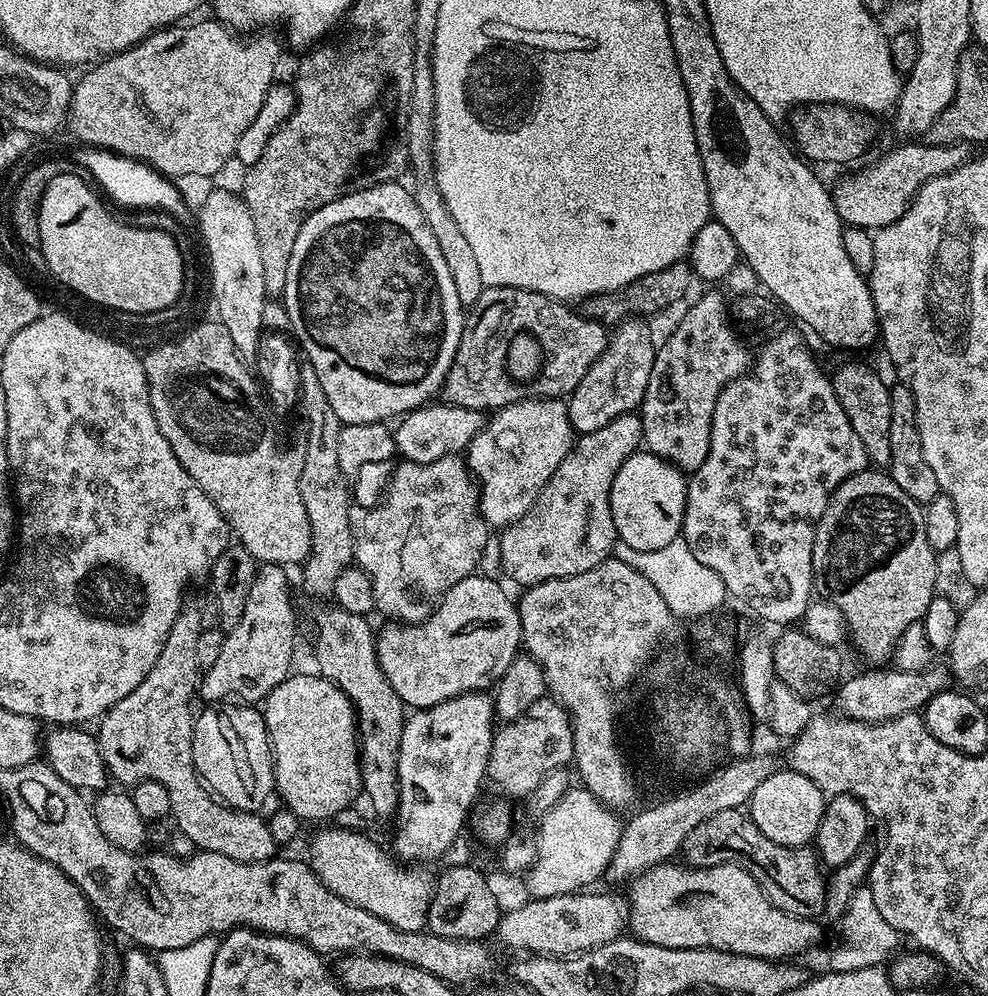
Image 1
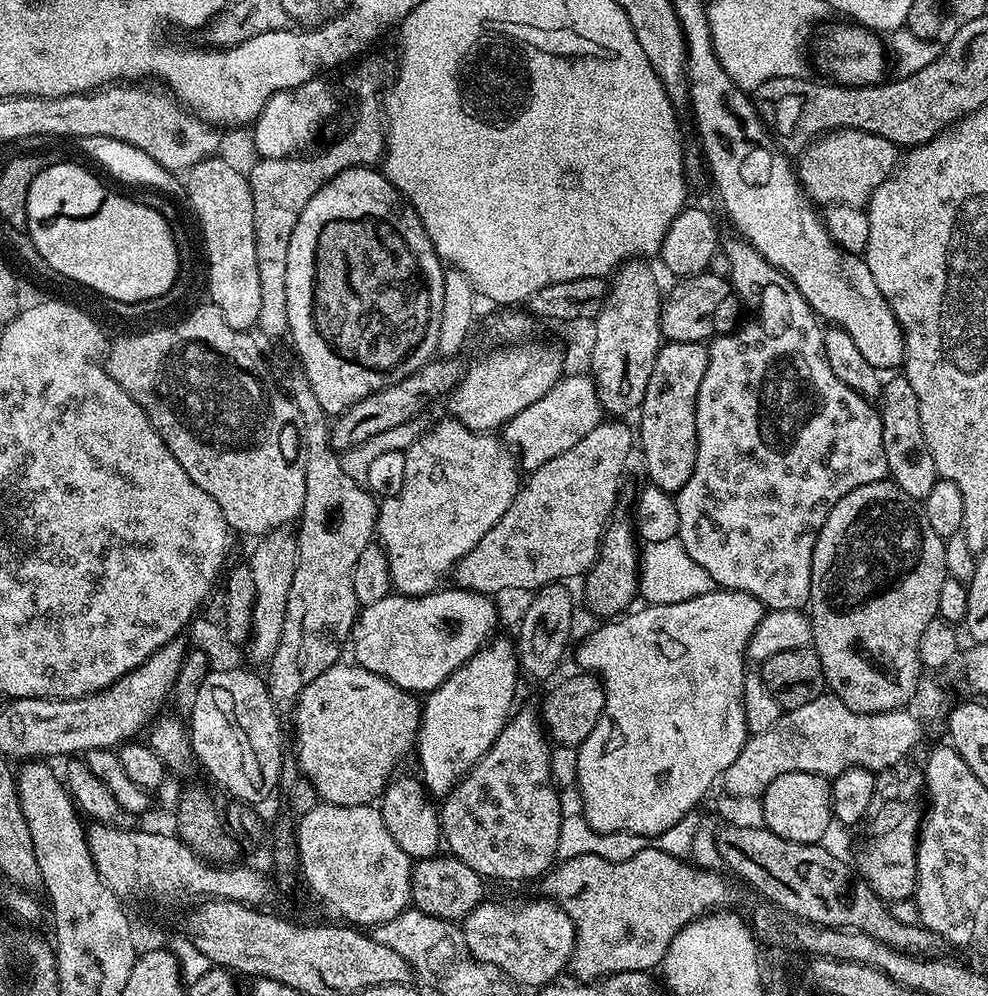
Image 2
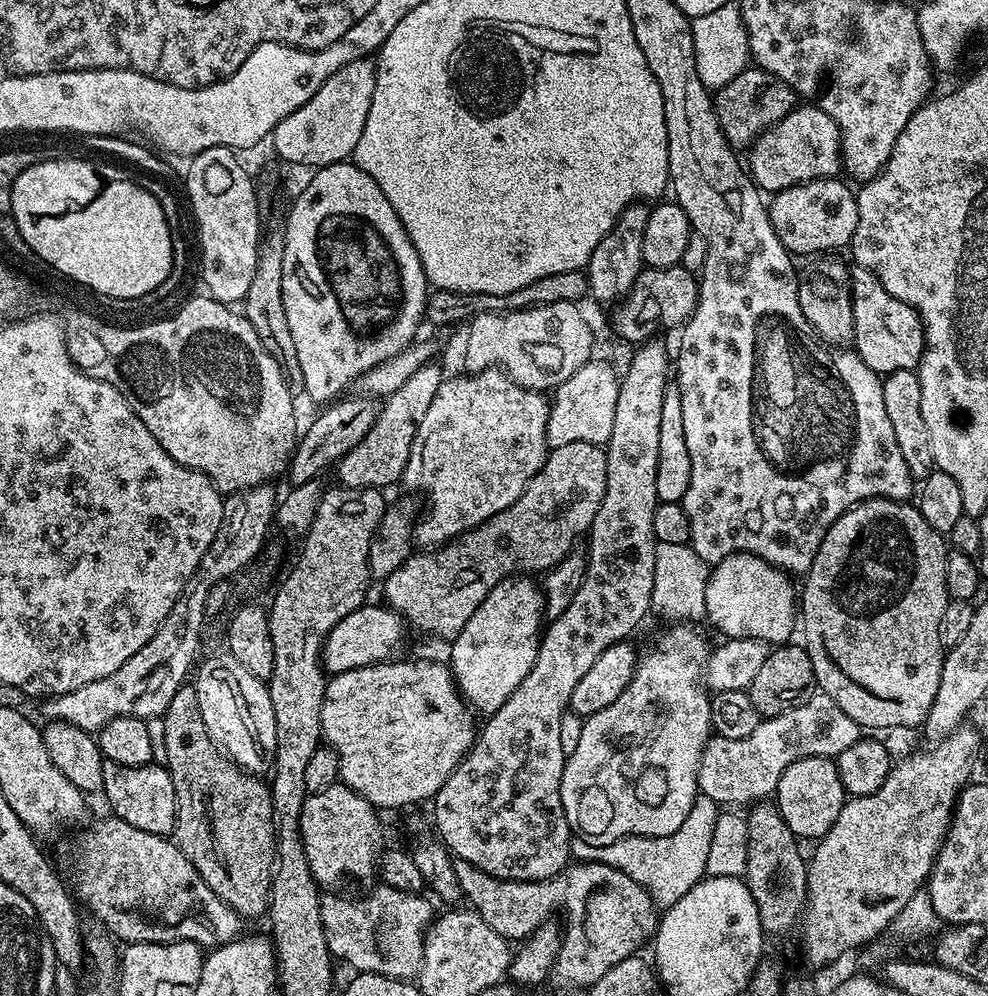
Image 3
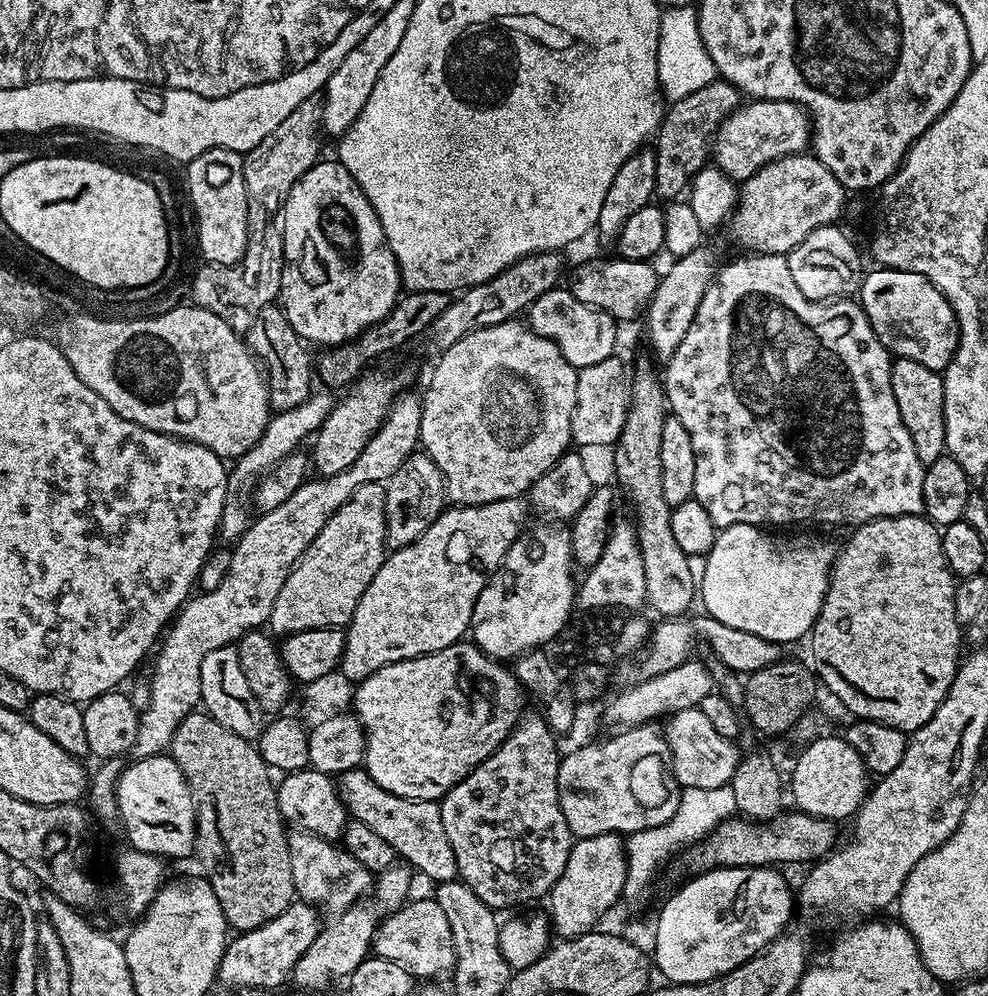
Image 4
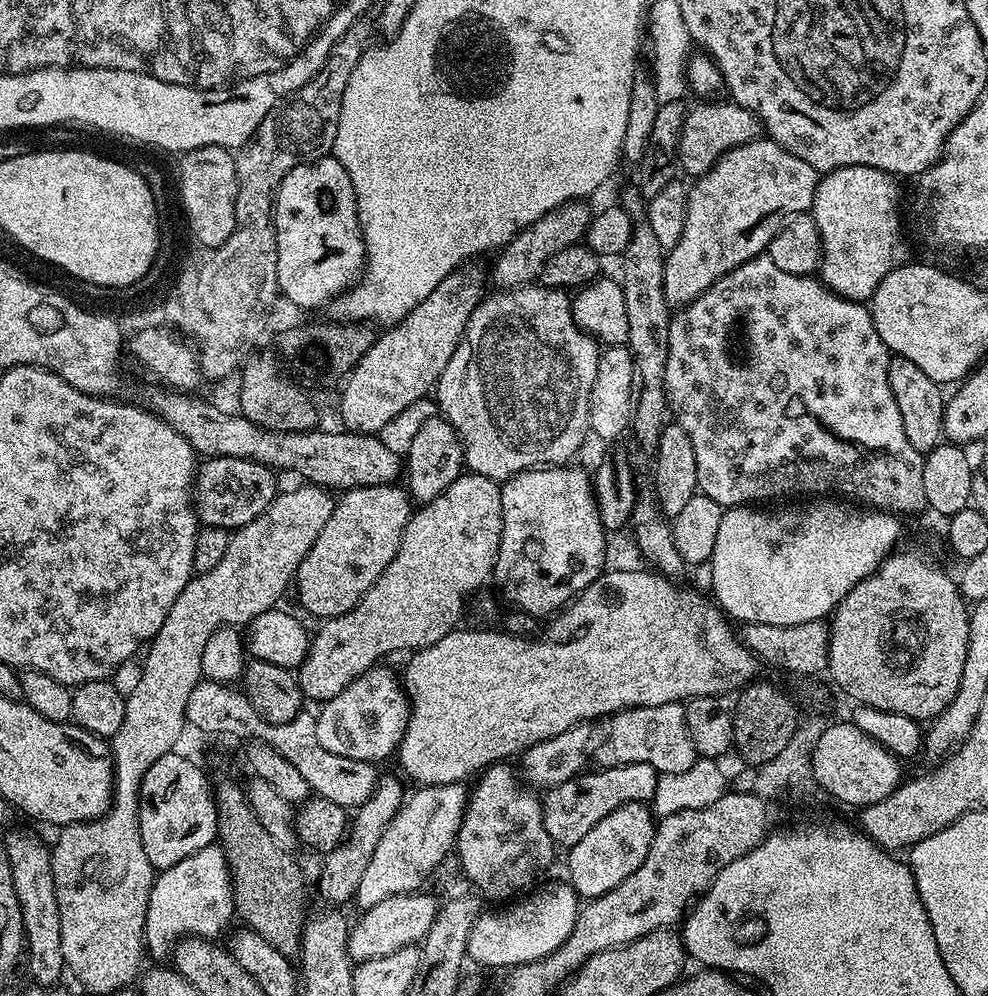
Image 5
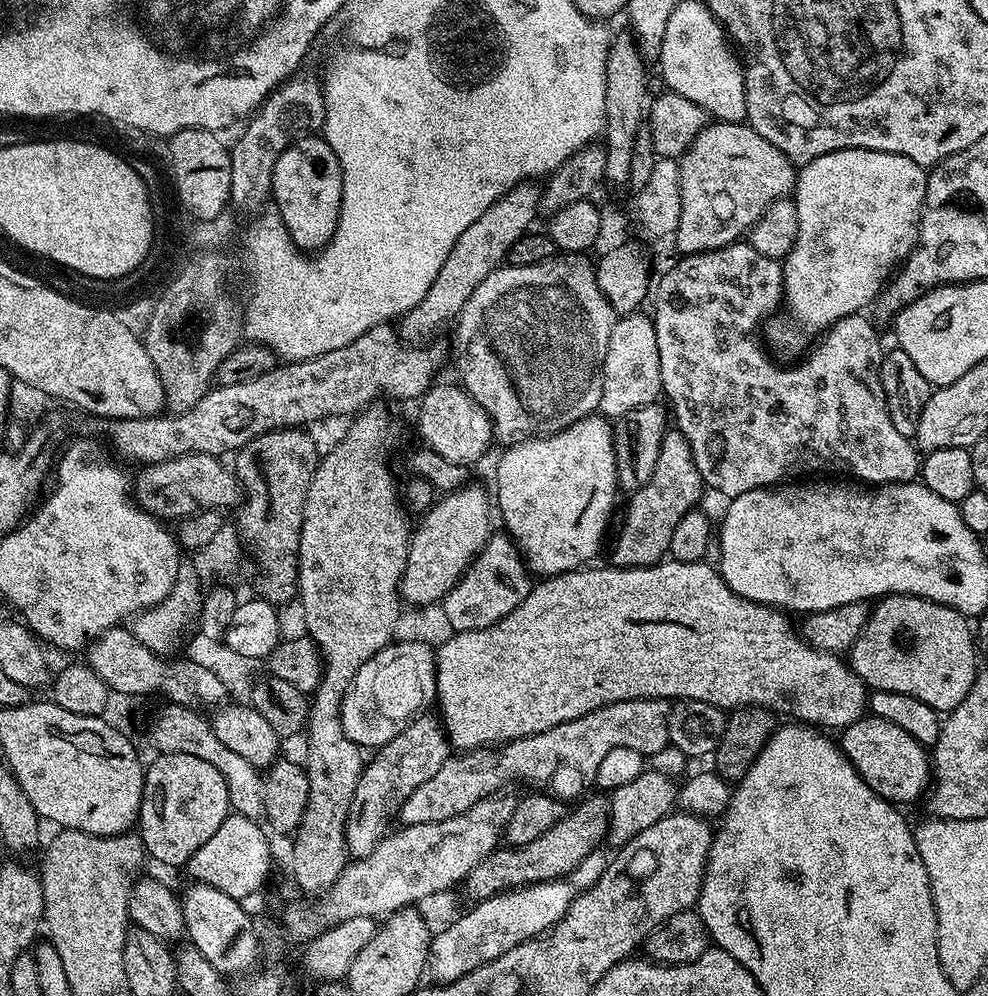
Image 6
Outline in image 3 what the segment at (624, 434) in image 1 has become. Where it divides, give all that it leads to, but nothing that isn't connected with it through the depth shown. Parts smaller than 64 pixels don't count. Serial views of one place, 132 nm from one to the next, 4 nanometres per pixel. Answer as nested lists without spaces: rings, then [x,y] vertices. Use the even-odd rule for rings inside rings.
[[[570,442],[551,449],[538,474],[509,508],[449,544],[417,551],[384,579],[387,607],[428,636],[455,640],[498,582],[517,574],[543,574],[573,552],[580,535],[591,529],[605,494],[606,451],[601,445]]]

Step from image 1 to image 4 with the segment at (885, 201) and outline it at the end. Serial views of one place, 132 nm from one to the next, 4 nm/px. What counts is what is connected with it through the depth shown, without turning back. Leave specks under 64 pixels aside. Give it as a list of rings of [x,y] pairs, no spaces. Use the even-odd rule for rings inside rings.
[[[749,99],[724,117],[710,145],[710,156],[715,167],[721,168],[731,180],[743,182],[770,162],[801,155],[809,147],[811,134],[810,117],[799,104],[789,100]]]

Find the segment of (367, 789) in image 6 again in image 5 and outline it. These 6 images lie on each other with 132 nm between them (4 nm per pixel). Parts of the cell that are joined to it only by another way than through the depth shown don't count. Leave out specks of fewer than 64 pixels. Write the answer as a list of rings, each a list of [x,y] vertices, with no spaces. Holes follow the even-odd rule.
[[[381,775],[373,787],[373,792],[363,805],[355,809],[350,820],[350,835],[332,852],[323,857],[324,865],[320,868],[320,896],[328,906],[344,906],[355,897],[358,882],[362,882],[362,874],[366,866],[370,866],[370,857],[374,855],[374,846],[378,846],[378,838],[390,826],[390,822],[406,799],[406,791],[400,785],[401,777]]]

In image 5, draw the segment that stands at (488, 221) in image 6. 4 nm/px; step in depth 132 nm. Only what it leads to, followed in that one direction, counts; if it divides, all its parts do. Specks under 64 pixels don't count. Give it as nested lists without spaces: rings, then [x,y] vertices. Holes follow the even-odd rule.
[[[469,262],[456,268],[410,314],[381,331],[362,354],[362,358],[344,377],[340,392],[340,420],[349,432],[378,434],[406,406],[427,397],[446,370],[446,362],[463,338],[470,314],[486,295],[486,272]]]

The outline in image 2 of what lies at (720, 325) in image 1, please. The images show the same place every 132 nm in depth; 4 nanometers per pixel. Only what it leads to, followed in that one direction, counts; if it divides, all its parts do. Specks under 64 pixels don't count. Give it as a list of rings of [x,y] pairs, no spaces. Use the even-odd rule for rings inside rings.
[[[664,342],[660,345],[660,353],[654,362],[654,370],[650,370],[650,382],[646,382],[644,401],[638,409],[640,416],[640,432],[638,428],[638,448],[644,451],[644,468],[648,471],[651,487],[675,494],[690,482],[690,474],[694,474],[696,461],[696,403],[698,402],[698,386],[702,386],[702,377],[706,375],[708,350],[703,343]]]

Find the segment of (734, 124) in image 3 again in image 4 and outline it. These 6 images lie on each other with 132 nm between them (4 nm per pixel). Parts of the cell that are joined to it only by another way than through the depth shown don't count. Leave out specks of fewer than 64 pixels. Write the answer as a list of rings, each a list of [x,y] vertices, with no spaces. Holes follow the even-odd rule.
[[[712,80],[700,90],[687,94],[678,101],[667,105],[660,130],[654,137],[656,154],[656,196],[661,201],[672,202],[680,191],[691,185],[693,176],[705,167],[710,156],[710,145],[724,117],[729,116],[742,103],[742,93],[727,80]]]

